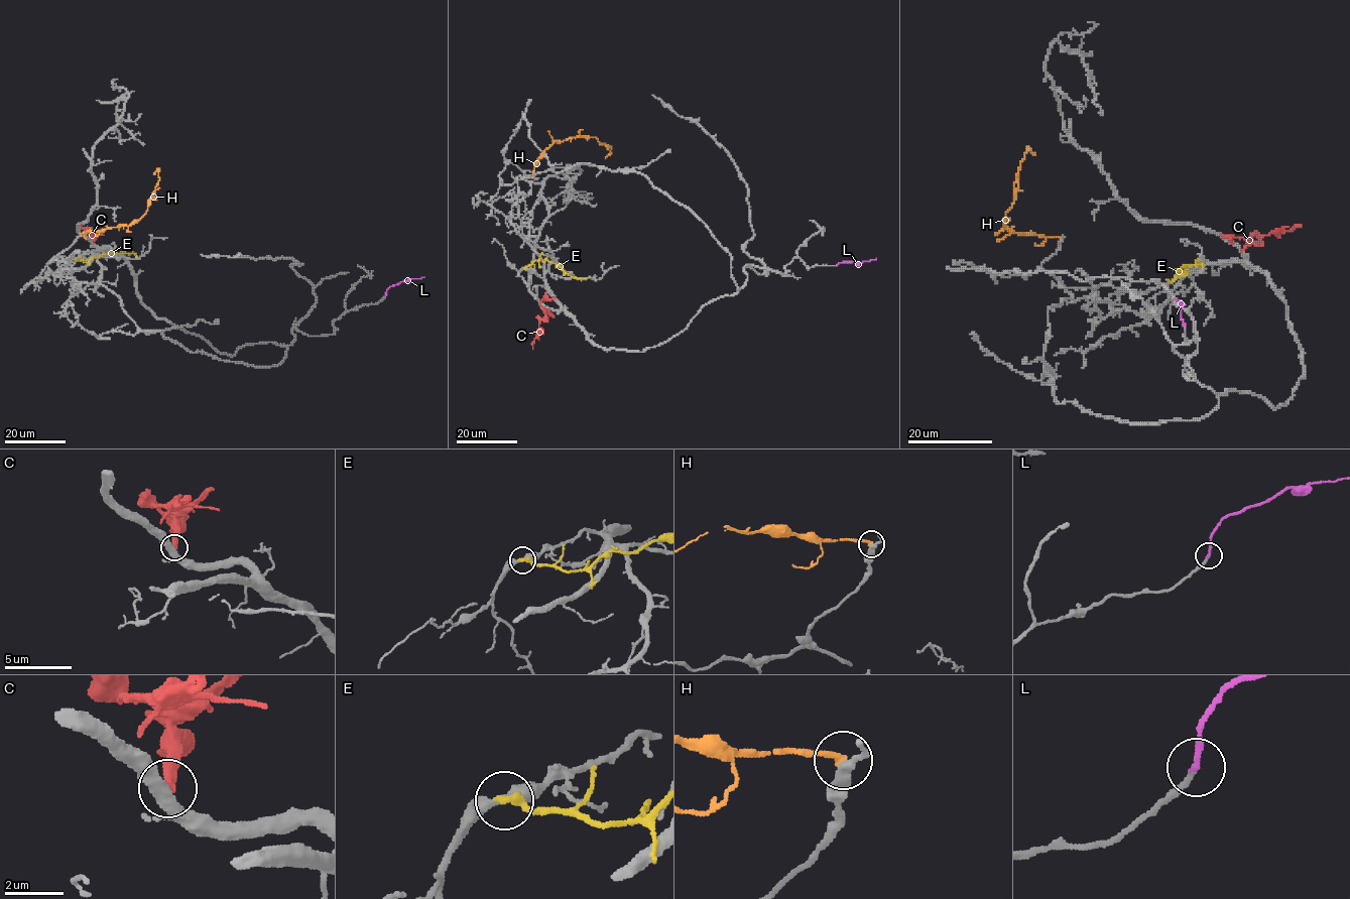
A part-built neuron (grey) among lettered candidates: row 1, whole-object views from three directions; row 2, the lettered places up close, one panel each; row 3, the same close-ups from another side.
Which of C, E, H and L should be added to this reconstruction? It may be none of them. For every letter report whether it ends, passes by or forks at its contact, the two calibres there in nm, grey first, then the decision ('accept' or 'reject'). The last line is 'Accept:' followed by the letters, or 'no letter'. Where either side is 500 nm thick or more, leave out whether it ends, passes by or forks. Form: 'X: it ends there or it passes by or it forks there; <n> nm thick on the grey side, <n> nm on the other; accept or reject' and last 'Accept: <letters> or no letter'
C: it ends there; 400 nm thick on the grey side, 360 nm on the other; reject
E: it ends there; 400 nm thick on the grey side, 340 nm on the other; reject
H: it ends there; 300 nm thick on the grey side, 200 nm on the other; reject
L: it ends there; 180 nm thick on the grey side, 190 nm on the other; accept
Accept: L

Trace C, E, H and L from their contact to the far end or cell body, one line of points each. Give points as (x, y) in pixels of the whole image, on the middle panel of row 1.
C: (544, 306), (544, 318), (539, 322), (533, 349)
E: (524, 267), (535, 260), (548, 260), (573, 276), (588, 277)
H: (532, 176), (535, 161), (551, 143), (573, 137), (594, 137), (611, 148), (605, 158)
L: (837, 264), (875, 258)

